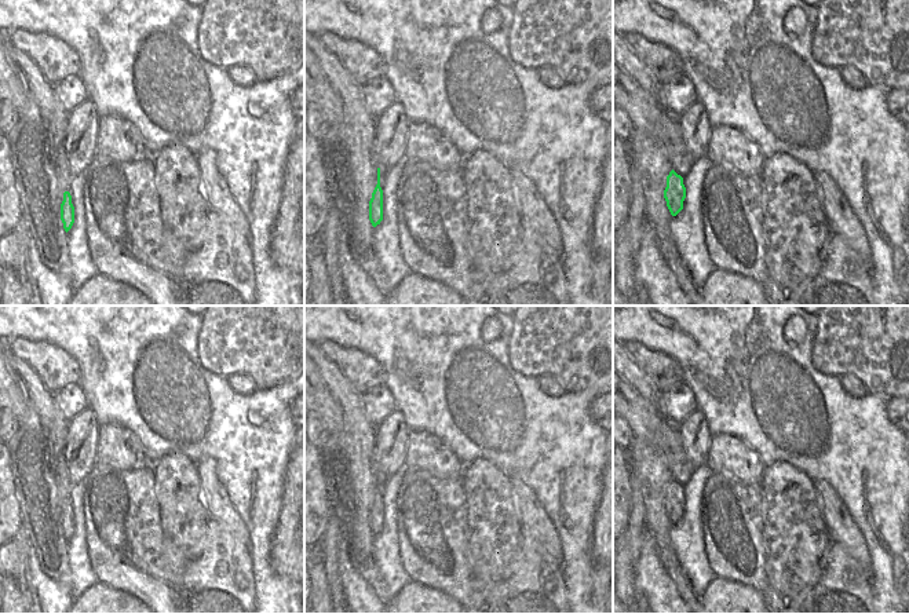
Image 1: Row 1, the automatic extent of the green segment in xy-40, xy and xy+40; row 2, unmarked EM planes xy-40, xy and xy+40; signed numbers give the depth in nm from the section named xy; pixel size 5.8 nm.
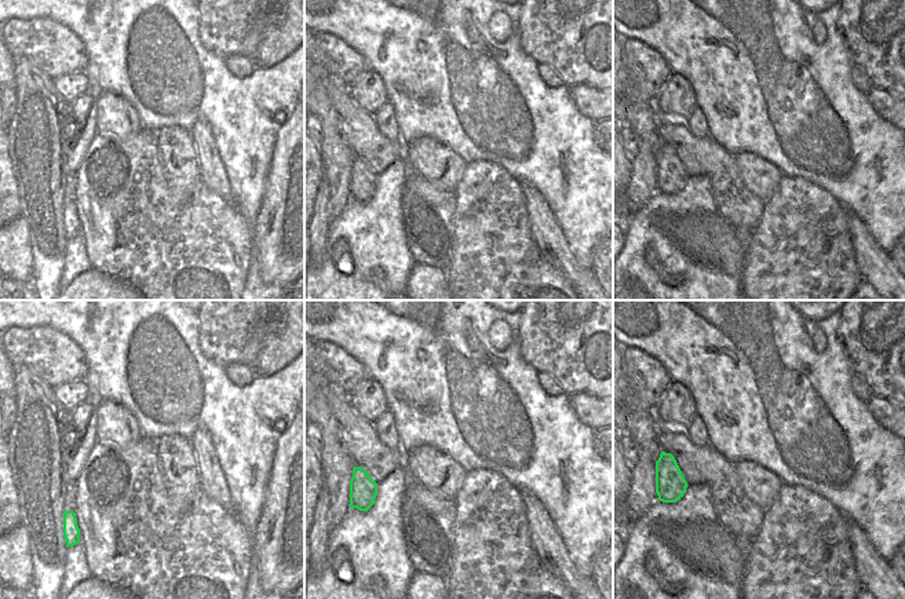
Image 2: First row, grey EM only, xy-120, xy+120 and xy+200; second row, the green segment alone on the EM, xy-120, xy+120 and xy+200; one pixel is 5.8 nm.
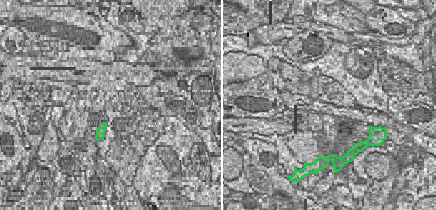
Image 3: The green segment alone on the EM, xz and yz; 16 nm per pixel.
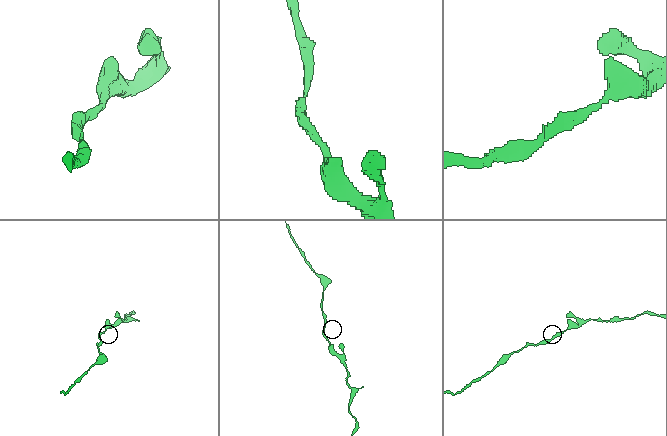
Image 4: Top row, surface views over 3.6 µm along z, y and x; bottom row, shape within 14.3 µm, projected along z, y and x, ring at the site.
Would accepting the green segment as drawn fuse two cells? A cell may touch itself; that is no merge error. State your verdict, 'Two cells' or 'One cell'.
One cell.

